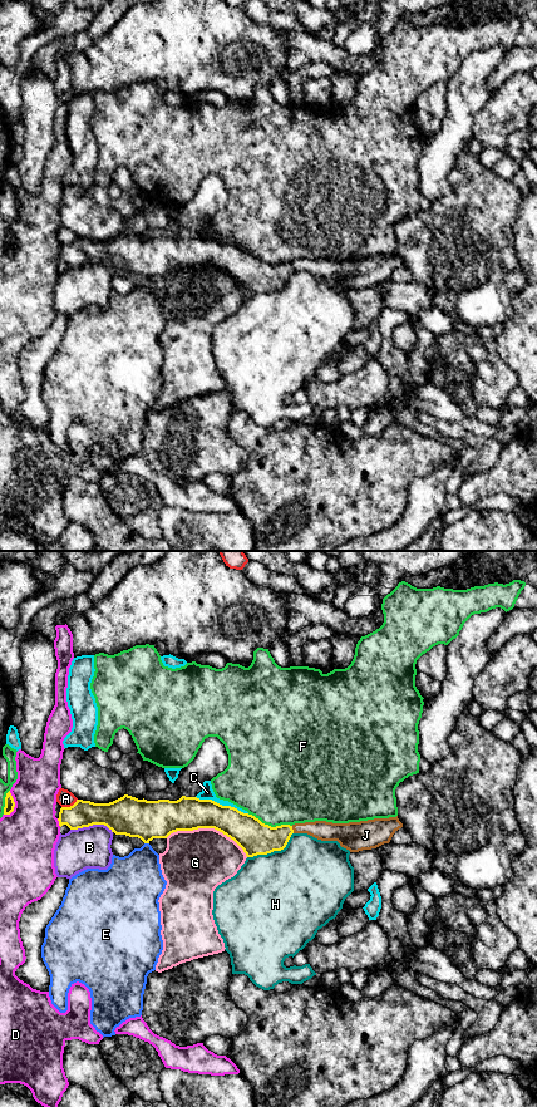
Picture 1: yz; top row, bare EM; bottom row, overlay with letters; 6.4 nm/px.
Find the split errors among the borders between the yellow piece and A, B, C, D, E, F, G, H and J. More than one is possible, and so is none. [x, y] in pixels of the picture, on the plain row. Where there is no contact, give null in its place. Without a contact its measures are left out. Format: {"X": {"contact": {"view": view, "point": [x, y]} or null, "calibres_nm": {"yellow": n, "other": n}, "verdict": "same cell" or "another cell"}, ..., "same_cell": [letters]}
{"A": {"contact": {"view": "yz", "point": [70, 244]}, "calibres_nm": {"yellow": 180, "other": 110}, "verdict": "another cell"}, "B": {"contact": {"view": "yz", "point": [92, 262]}, "calibres_nm": {"yellow": 240, "other": 280}, "verdict": "another cell"}, "C": {"contact": {"view": "yz", "point": [221, 242]}, "calibres_nm": {"yellow": 220, "other": 80}, "verdict": "another cell"}, "D": {"contact": {"view": "yz", "point": [14, 242]}, "calibres_nm": {"yellow": 60, "other": 360}, "verdict": "another cell"}, "E": {"contact": {"view": "yz", "point": [147, 280]}, "calibres_nm": {"yellow": 260, "other": 320}, "verdict": "another cell"}, "F": {"contact": {"view": "yz", "point": [270, 264]}, "calibres_nm": {"yellow": 220, "other": 460}, "verdict": "another cell"}, "G": {"contact": {"view": "yz", "point": [207, 265]}, "calibres_nm": {"yellow": 220, "other": 420}, "verdict": "another cell"}, "H": {"contact": {"view": "yz", "point": [272, 289]}, "calibres_nm": {"yellow": 220, "other": 500}, "verdict": "another cell"}, "J": {"contact": {"view": "yz", "point": [292, 267]}, "calibres_nm": {"yellow": 220, "other": 130}, "verdict": "same cell"}, "same_cell": ["J"]}

